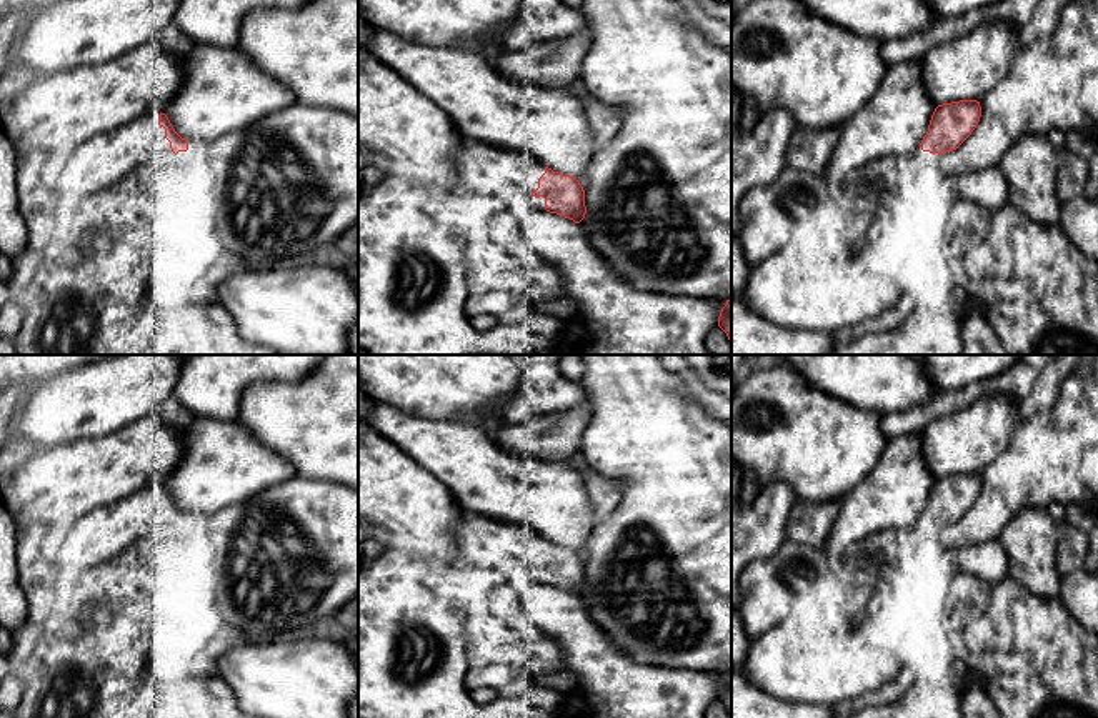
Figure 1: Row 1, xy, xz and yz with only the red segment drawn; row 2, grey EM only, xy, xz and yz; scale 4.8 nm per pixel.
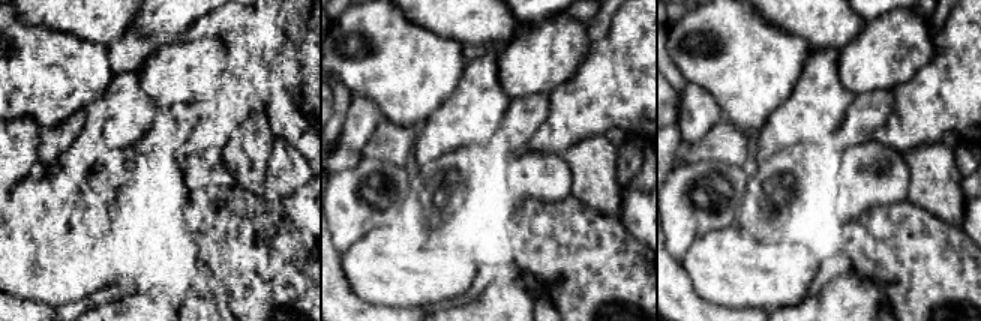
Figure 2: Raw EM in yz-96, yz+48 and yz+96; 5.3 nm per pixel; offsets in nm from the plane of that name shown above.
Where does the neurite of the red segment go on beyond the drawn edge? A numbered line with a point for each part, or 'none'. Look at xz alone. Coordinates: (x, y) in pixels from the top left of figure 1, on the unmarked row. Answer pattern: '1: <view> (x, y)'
1: xz (484, 542)

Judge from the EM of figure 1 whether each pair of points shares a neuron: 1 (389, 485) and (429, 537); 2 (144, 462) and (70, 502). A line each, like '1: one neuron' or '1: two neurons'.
1: one neuron
2: one neuron

